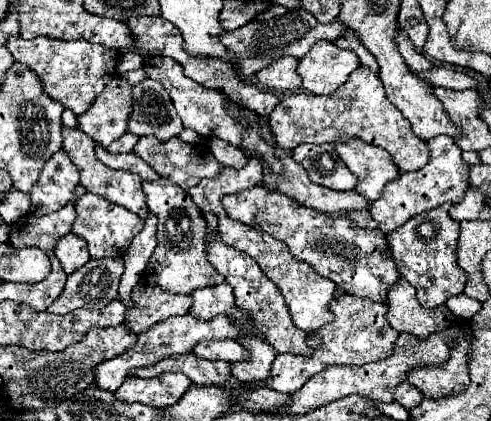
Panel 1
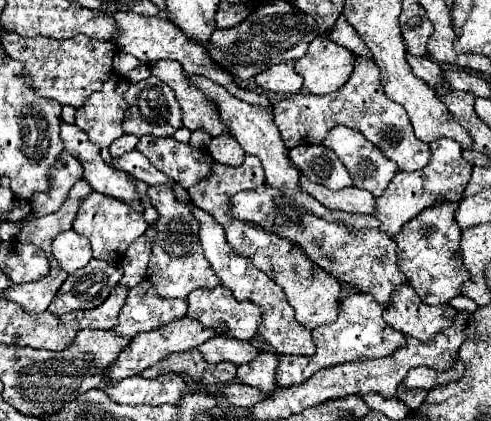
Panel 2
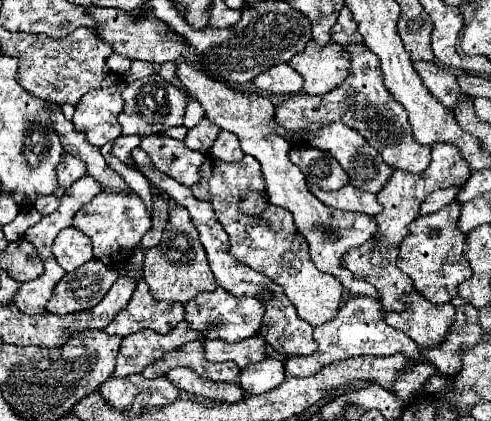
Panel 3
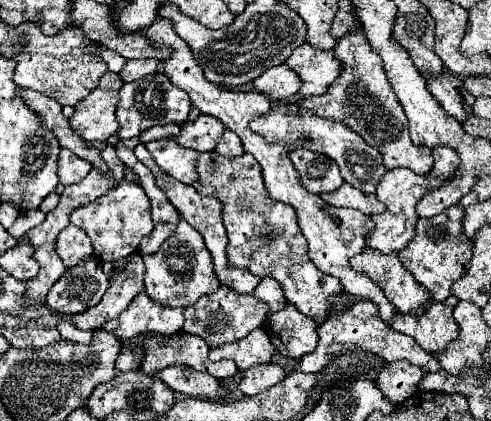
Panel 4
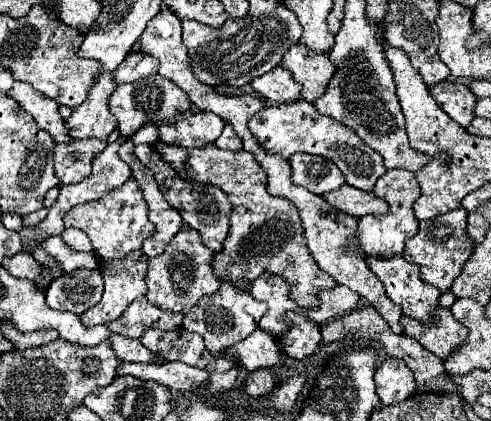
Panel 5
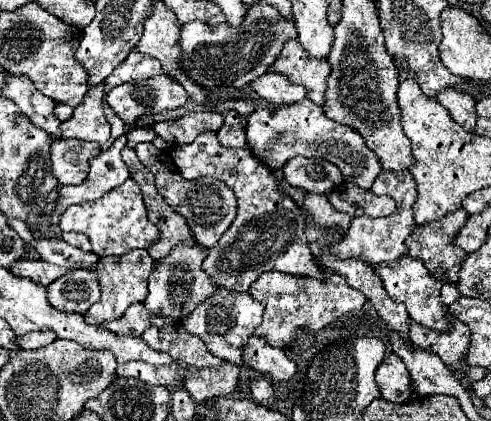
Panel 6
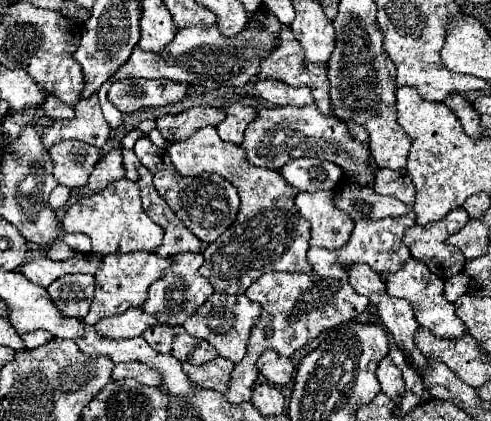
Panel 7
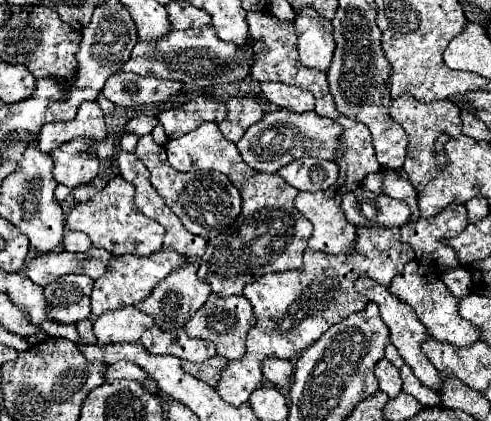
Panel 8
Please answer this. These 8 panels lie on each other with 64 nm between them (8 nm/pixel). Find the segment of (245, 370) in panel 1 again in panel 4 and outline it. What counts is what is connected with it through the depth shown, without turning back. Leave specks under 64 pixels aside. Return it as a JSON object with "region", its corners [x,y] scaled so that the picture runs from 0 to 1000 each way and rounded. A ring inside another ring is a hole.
{"region":[[[546,860],[546,865],[521,865],[513,874],[505,874],[493,888],[493,907],[489,907],[489,926],[501,941],[521,941],[538,926],[546,926],[550,917],[574,907],[582,898],[582,884],[574,869]]]}

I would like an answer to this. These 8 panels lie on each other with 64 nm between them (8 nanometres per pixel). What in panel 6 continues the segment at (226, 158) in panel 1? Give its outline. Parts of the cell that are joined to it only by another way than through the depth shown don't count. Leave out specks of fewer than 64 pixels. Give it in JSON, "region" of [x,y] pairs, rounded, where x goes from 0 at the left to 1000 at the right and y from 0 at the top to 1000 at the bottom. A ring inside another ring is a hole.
{"region":[[[464,266],[456,276],[456,299],[440,318],[444,337],[464,352],[497,352],[501,347],[497,299],[501,299],[501,285],[489,285],[489,276],[481,276],[481,266]]]}

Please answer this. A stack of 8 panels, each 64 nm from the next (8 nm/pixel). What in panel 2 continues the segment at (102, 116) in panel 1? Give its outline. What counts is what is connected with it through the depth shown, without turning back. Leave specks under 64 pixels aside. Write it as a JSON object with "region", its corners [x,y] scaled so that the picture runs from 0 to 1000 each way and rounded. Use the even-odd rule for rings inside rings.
{"region":[[[228,181],[212,195],[204,219],[191,219],[171,257],[155,261],[155,299],[179,318],[200,352],[220,352],[236,328],[253,318],[248,285],[261,261],[253,219],[261,214],[253,181]]]}

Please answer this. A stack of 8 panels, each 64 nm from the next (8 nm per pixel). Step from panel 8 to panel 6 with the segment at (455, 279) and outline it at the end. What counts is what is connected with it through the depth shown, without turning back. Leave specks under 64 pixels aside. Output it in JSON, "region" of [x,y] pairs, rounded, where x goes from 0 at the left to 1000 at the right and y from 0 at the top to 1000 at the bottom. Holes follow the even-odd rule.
{"region":[[[904,675],[904,679],[900,679],[900,703],[896,703],[896,713],[900,713],[904,727],[916,727],[933,703],[937,703],[937,694],[933,694],[933,684],[929,684],[925,675]]]}

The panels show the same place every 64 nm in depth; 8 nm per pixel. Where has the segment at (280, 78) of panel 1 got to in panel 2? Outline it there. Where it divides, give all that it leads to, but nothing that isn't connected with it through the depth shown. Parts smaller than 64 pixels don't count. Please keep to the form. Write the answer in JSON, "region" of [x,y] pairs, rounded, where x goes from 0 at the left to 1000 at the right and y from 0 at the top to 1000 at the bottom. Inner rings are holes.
{"region":[[[570,147],[521,181],[521,200],[534,214],[599,223],[615,209],[615,185],[599,166],[599,147]]]}

